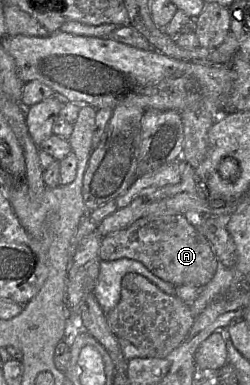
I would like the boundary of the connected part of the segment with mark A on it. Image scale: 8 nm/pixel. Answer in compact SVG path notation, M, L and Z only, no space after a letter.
M184 214L141 218L102 238L101 261L129 258L143 263L154 275L173 285L202 287L213 277L218 260L208 241Z

